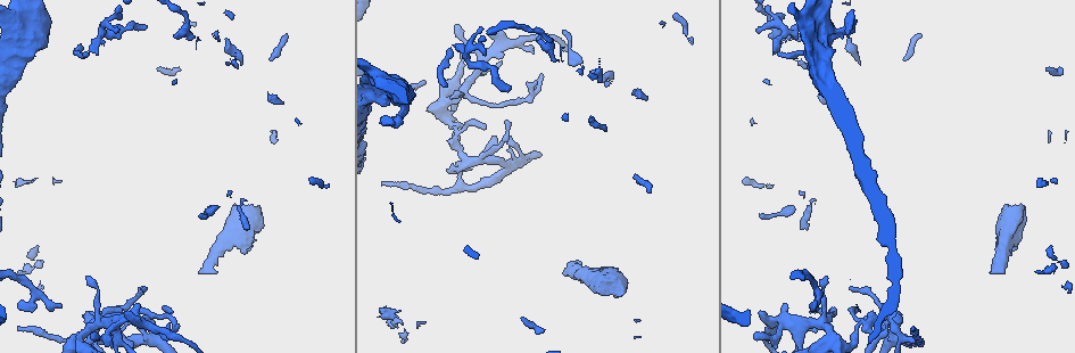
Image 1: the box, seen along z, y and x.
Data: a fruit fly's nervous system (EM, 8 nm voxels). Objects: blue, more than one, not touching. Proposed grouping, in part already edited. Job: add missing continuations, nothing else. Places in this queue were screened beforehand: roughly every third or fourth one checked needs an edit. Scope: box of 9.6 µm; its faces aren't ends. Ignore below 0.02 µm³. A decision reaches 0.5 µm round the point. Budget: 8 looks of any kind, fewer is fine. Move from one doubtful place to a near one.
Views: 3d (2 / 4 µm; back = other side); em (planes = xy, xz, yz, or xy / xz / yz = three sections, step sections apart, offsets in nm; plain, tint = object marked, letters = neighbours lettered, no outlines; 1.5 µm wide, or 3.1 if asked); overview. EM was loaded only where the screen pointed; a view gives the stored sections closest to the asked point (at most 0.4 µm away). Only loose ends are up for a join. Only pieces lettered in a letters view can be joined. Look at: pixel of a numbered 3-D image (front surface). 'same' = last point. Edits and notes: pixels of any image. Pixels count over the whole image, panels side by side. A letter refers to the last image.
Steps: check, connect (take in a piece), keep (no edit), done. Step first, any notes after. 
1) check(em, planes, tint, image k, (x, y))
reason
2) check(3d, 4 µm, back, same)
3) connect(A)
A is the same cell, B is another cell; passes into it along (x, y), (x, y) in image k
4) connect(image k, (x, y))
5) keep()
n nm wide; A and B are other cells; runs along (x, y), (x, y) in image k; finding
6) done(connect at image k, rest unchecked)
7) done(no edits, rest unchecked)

check(em, yz, step 8, letters, image 1, (456, 25))
an open end

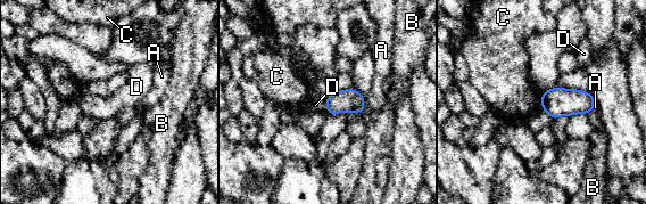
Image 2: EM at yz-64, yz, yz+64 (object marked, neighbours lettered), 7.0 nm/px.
keep()
160 nm wide; A, B, C and D are other cells; border along (324, 100), (328, 113) in image 2; no lettered piece goes on from it

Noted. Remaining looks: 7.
check(3d, 4 µm, image 1, (17, 326))
free end

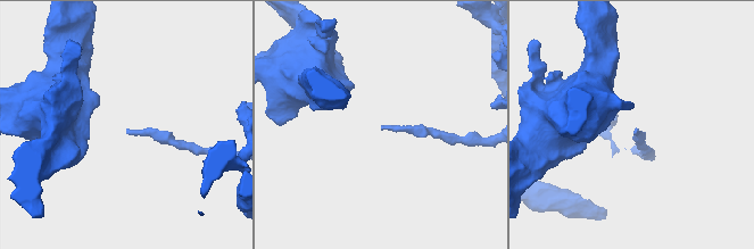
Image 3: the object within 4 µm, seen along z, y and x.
check(em, yz, step 4, tint, image 3, (634, 131))

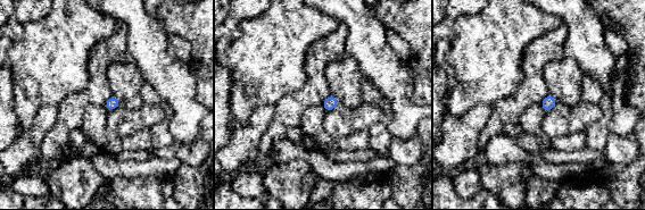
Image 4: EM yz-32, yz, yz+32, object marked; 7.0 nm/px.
check(em, planes, letters, same)

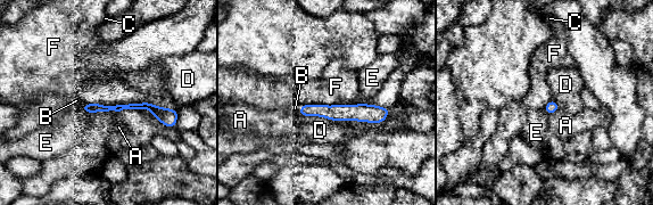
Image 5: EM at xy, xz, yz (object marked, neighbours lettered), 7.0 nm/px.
connect(B)
B is the same cell, A, C, D, E and F are other cells; it goes on there

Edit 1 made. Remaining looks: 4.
check(overview)

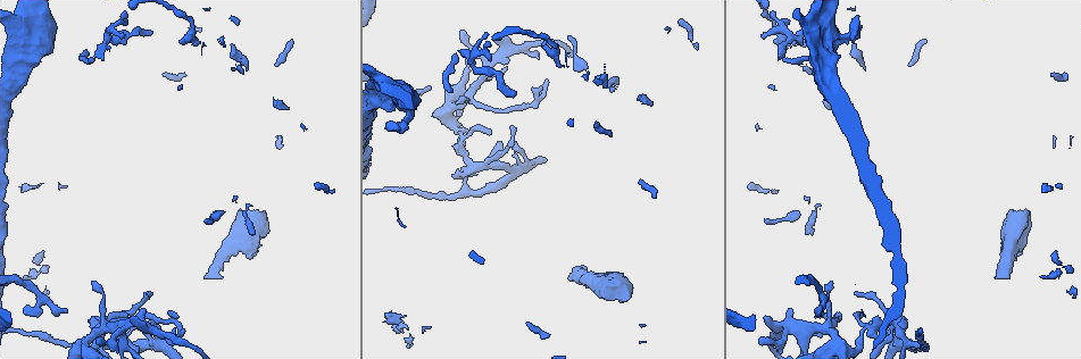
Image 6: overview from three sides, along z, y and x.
check(em, planes, letters, image 6, (104, 57))
free end

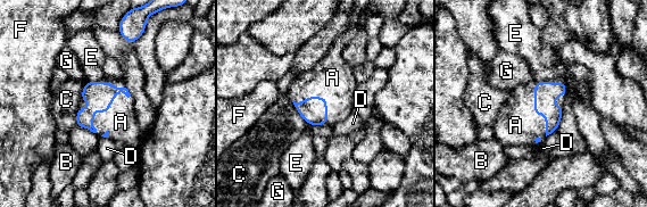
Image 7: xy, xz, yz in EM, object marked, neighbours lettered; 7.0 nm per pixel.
connect(A)
A is the same cell, B, C, D, E, F and G are other cells; it goes on there

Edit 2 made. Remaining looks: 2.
done(connect at image 5, connect at image 7, rest unchecked)

